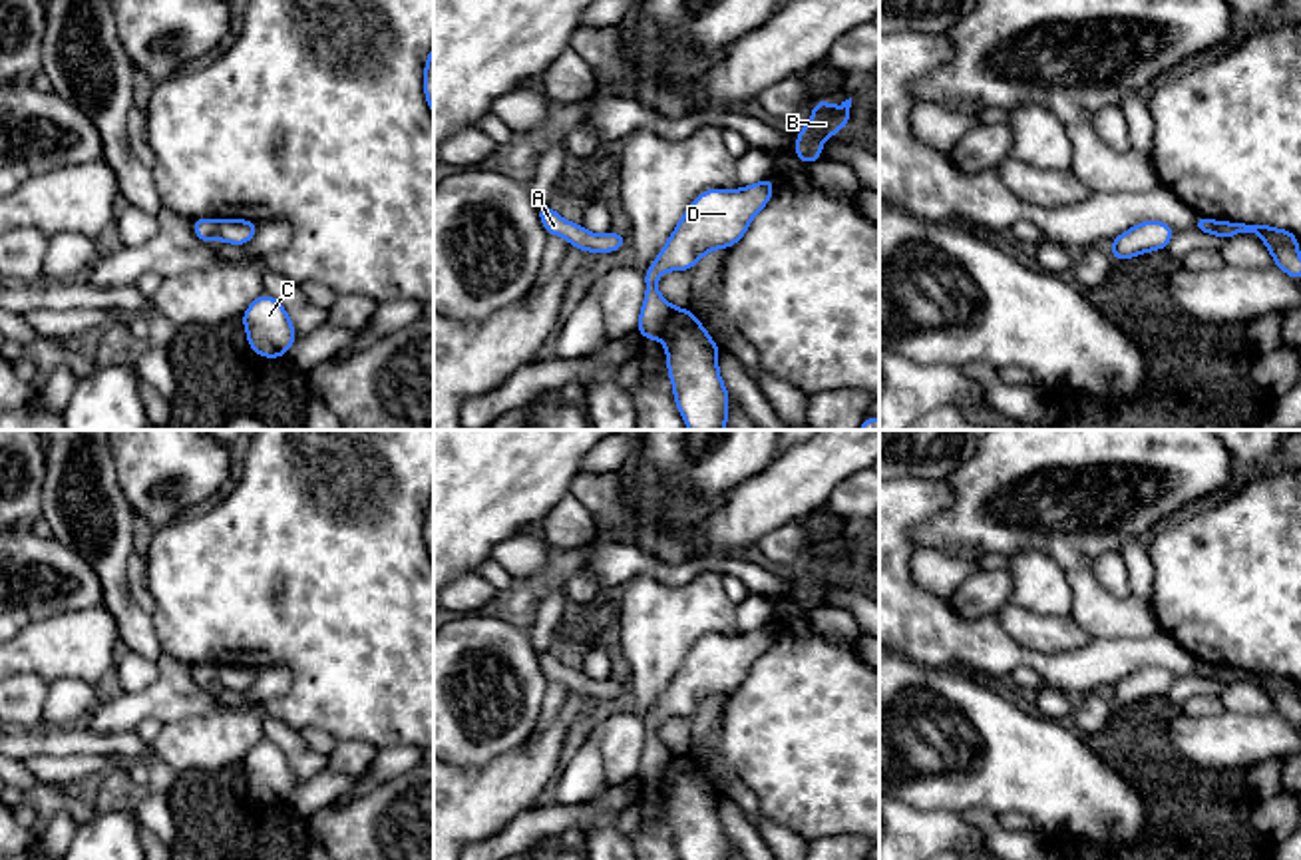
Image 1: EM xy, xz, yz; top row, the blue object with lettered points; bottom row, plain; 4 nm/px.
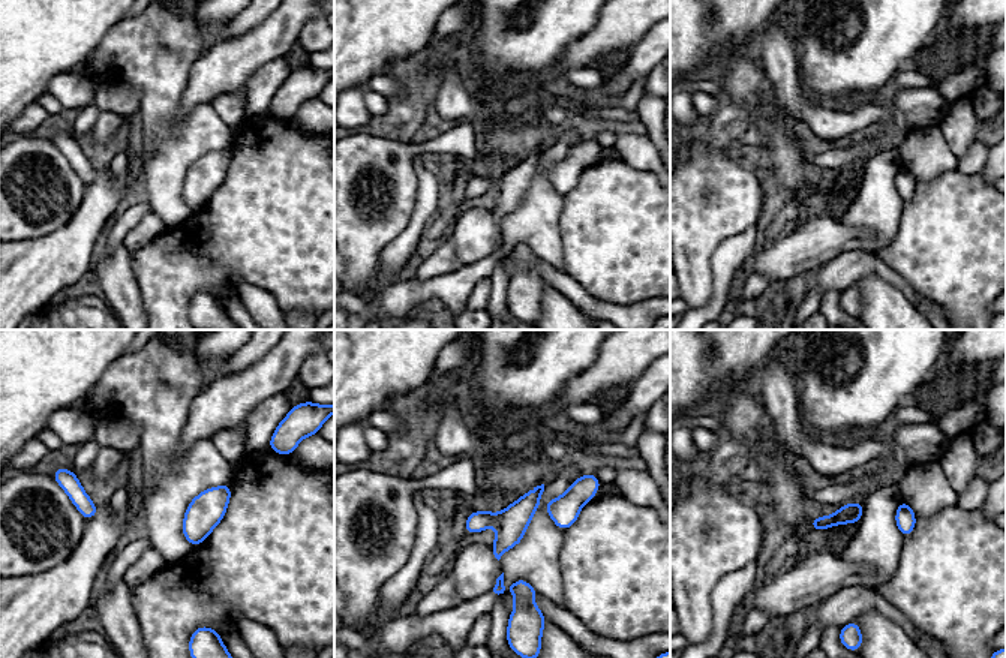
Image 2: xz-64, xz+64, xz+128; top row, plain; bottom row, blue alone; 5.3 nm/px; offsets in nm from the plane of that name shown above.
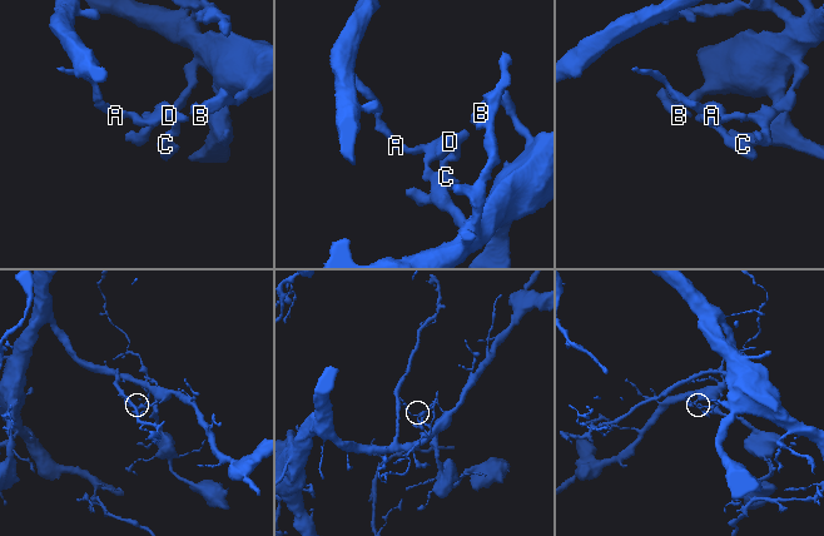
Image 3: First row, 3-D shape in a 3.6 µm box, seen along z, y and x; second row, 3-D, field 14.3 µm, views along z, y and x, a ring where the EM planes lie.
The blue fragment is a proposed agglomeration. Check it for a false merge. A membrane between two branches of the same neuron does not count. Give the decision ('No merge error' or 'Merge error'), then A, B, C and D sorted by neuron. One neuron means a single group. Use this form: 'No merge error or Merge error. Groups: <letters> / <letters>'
Merge error. Groups: A C D / B

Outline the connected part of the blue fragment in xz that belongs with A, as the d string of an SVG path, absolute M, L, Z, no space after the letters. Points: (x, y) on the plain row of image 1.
M537 649L537 661L547 681L559 681L569 691L585 697L585 699L615 699L621 693L629 691L629 681L613 679L593 681L585 675L585 671L577 671L565 667L557 657L553 657L547 649Z

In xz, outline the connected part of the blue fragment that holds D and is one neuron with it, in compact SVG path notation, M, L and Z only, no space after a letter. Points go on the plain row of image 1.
M766 623L744 635L704 635L684 657L654 709L643 717L645 747L637 778L647 786L662 782L674 752L656 737L666 717L690 717L712 695L730 695L748 677L754 661L774 641L774 625Z

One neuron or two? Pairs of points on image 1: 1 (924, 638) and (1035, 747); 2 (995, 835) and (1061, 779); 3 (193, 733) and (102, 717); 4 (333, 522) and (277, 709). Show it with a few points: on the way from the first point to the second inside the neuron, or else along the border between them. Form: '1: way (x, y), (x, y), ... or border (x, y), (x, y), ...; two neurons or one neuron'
1: border (908, 657), (933, 667), (967, 669), (997, 685); two neurons
2: border (965, 811), (979, 809), (995, 815); two neurons
3: border (209, 713), (180, 717), (164, 725); two neurons
4: way (333, 570), (333, 661), (325, 669); one neuron

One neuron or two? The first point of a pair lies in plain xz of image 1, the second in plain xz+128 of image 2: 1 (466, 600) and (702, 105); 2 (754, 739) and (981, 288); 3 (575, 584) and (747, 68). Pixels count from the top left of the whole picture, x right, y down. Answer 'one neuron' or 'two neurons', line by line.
1: two neurons
2: one neuron
3: two neurons

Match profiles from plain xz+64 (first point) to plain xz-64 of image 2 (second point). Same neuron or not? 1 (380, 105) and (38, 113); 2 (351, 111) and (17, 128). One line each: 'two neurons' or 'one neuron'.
1: two neurons
2: one neuron

